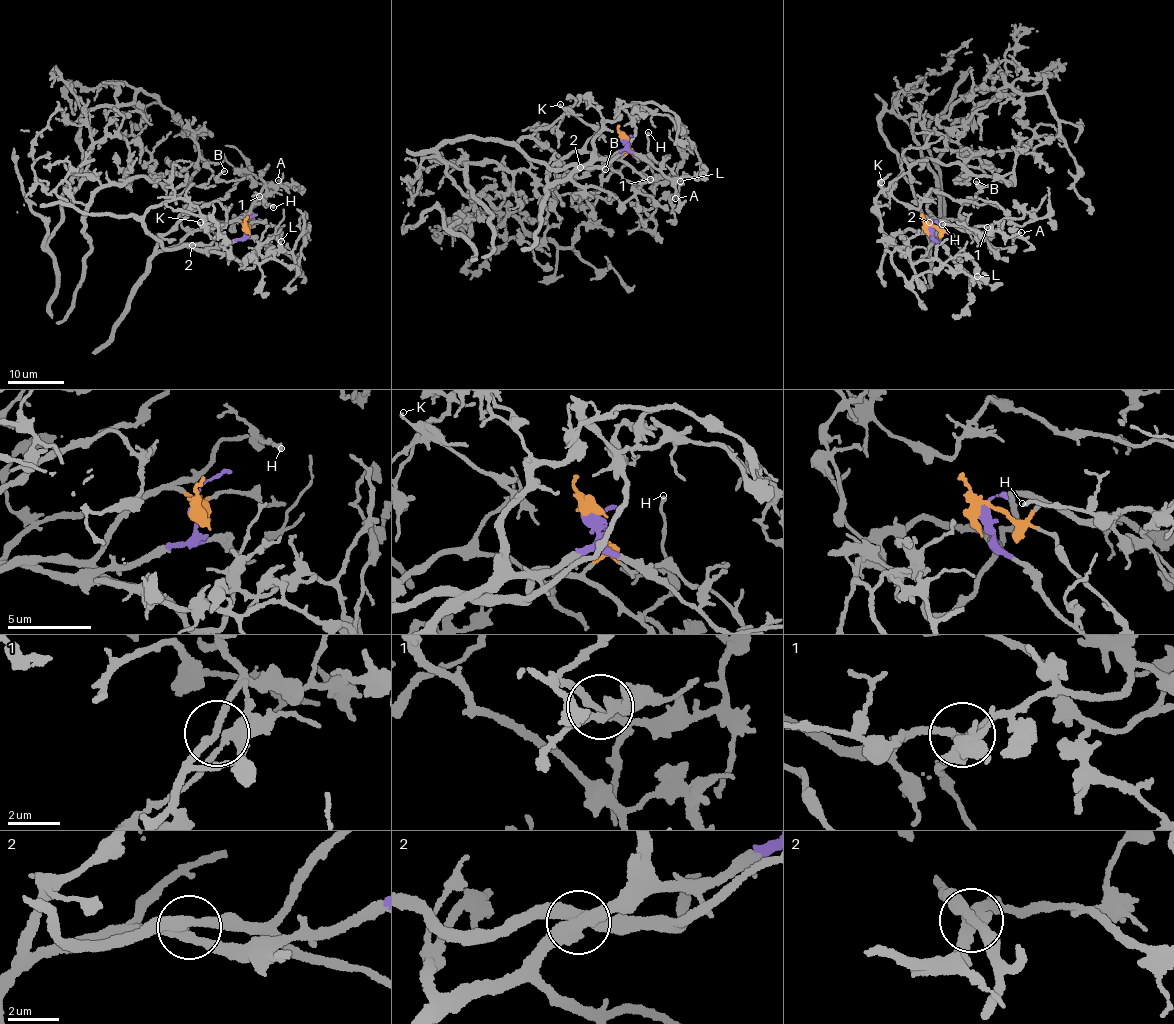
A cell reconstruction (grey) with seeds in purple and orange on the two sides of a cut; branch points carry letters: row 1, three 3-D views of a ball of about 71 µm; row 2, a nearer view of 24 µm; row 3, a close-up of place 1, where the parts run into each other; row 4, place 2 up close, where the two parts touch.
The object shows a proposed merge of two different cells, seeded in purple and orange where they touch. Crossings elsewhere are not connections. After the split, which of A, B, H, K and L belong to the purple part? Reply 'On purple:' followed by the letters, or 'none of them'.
On purple: K

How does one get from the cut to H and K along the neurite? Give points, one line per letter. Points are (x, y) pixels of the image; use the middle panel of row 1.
H: (623, 137), (627, 153), (622, 159), (641, 172), (646, 170), (650, 163), (647, 131)
K: (623, 137), (624, 150), (549, 182), (554, 164), (583, 151), (598, 133), (560, 104)

